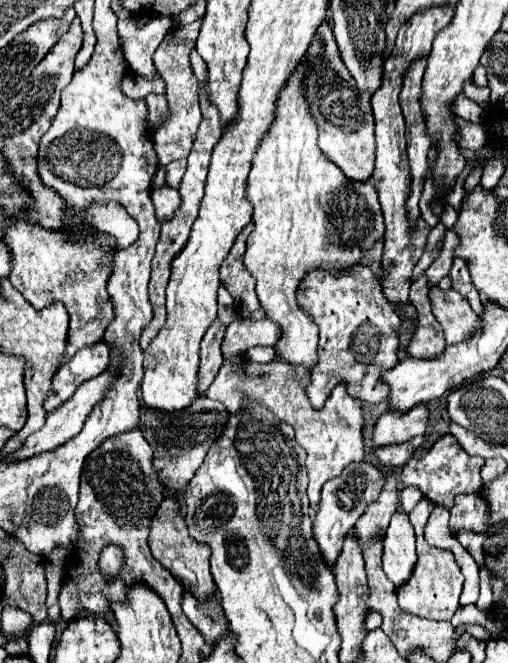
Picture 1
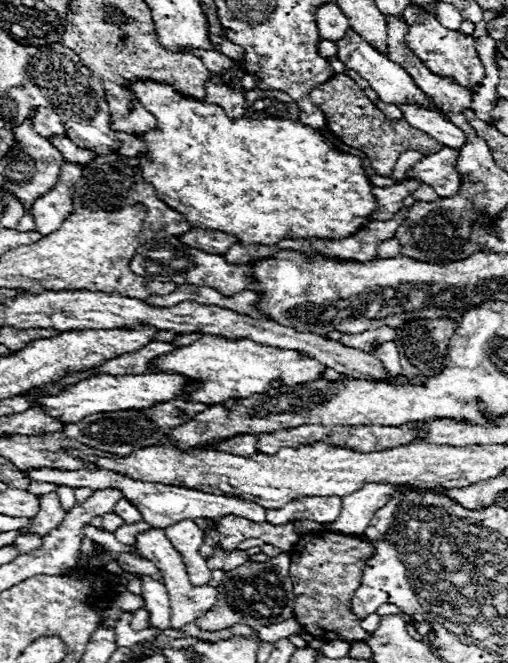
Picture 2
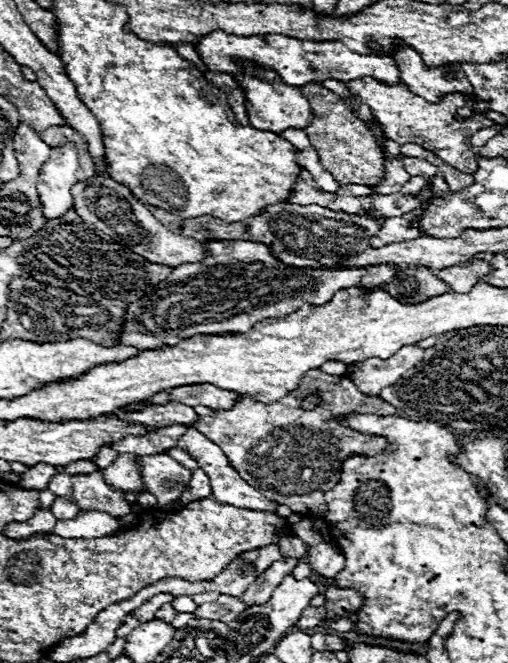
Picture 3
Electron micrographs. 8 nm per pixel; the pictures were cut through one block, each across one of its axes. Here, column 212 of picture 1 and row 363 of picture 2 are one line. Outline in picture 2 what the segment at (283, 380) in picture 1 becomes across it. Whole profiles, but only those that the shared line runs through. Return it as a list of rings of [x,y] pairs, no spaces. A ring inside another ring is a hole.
[[[386,342],[384,346],[380,346],[374,356],[384,364],[386,372],[390,374],[402,374],[402,366],[398,362],[398,350],[396,350],[396,344],[394,342]]]

